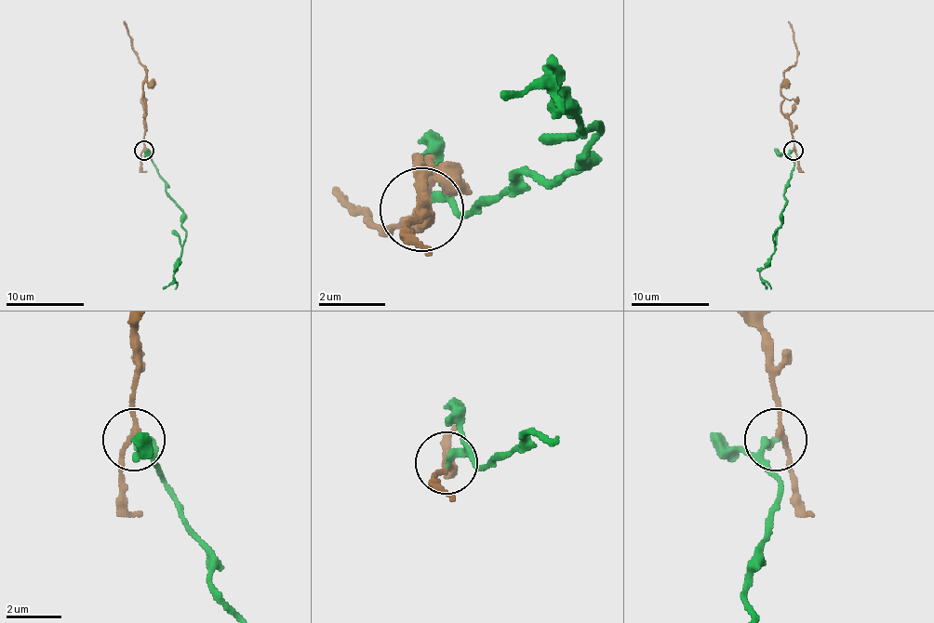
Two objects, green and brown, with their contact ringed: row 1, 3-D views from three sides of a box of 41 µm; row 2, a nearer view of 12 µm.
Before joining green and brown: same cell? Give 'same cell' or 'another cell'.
another cell

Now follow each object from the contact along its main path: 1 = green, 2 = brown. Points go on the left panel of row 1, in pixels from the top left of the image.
1: (143, 150), (150, 153), (166, 183), (166, 193), (183, 213), (183, 252), (180, 264), (173, 271), (175, 289)
2: (143, 150), (145, 70), (138, 59), (124, 20)

